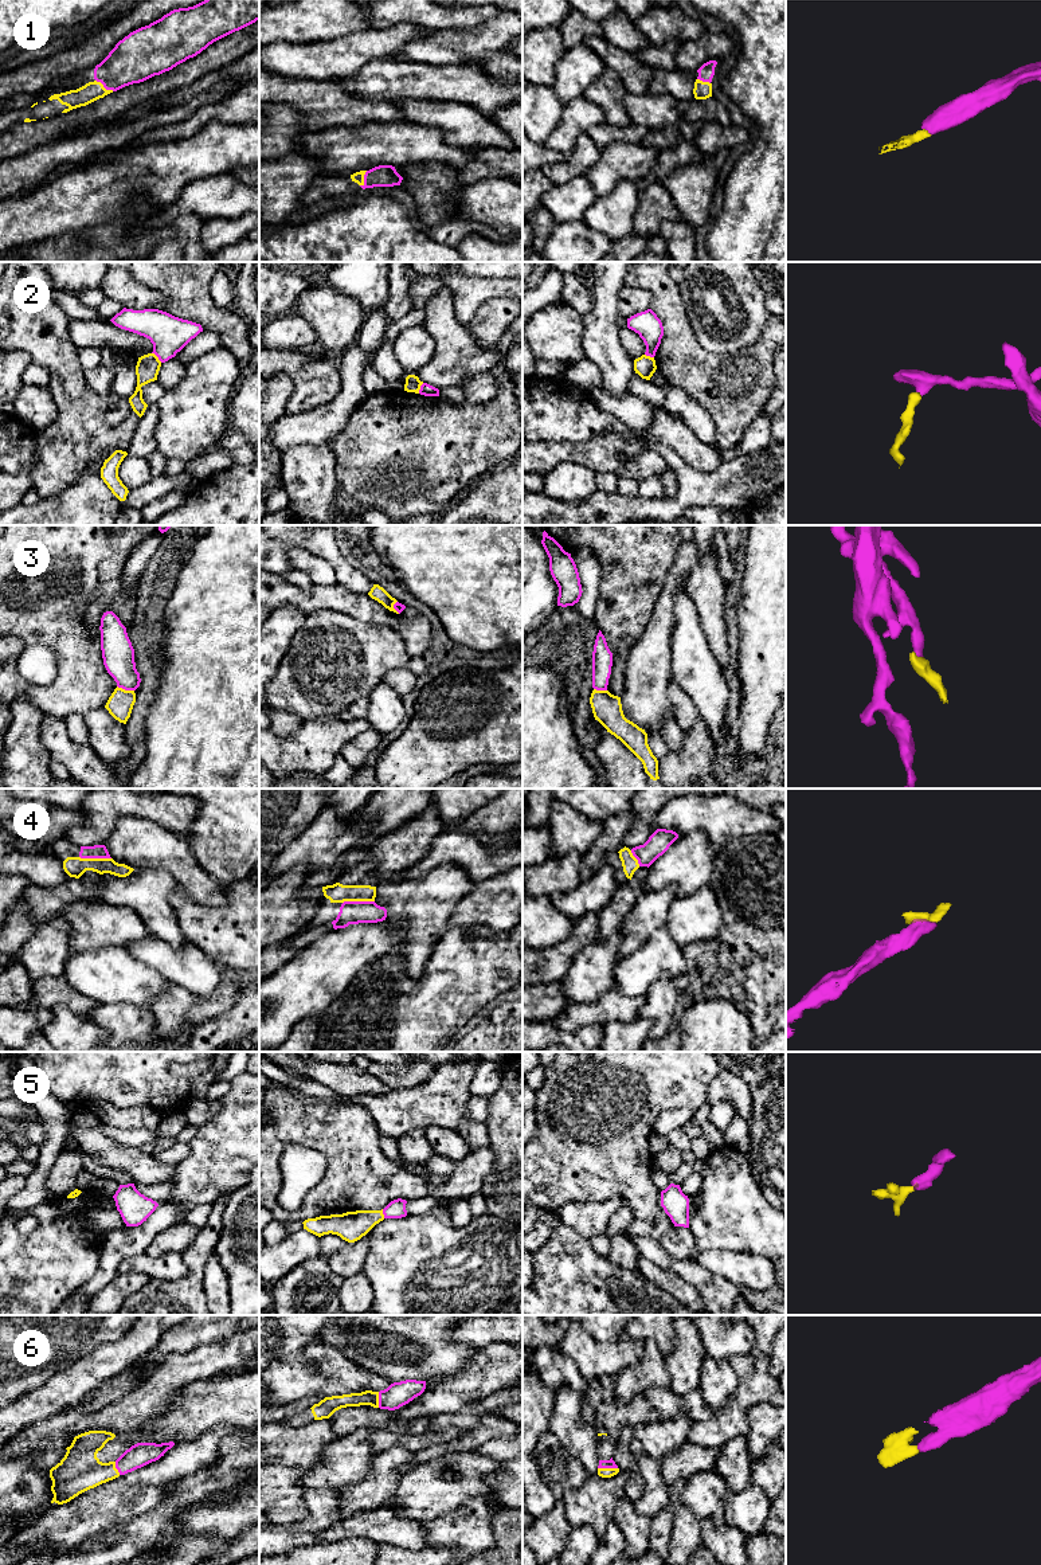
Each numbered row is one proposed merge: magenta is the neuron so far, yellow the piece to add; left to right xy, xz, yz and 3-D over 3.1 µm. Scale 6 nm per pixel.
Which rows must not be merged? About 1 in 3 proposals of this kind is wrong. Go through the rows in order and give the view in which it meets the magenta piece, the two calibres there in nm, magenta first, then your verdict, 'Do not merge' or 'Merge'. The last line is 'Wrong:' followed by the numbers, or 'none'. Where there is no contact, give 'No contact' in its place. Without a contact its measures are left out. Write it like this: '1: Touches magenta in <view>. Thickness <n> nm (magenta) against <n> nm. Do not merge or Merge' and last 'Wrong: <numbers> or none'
1: Touches magenta in xy. Thickness 280 nm (magenta) against 120 nm. Merge
2: Touches magenta in xy. Thickness 220 nm (magenta) against 140 nm. Do not merge
3: Touches magenta in xy. Thickness 190 nm (magenta) against 160 nm. Do not merge
4: Touches magenta in xy. Thickness 80 nm (magenta) against 120 nm. Merge
5: Touches magenta in xz. Thickness 110 nm (magenta) against 180 nm. Merge
6: Touches magenta in yz. Thickness 50 nm (magenta) against 60 nm. Merge
Wrong: 2, 3

